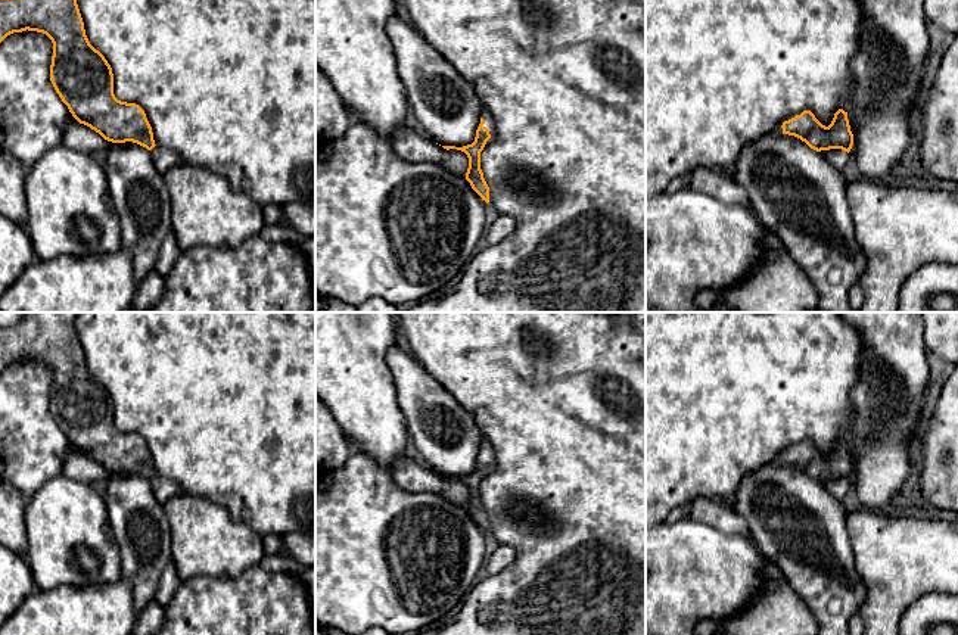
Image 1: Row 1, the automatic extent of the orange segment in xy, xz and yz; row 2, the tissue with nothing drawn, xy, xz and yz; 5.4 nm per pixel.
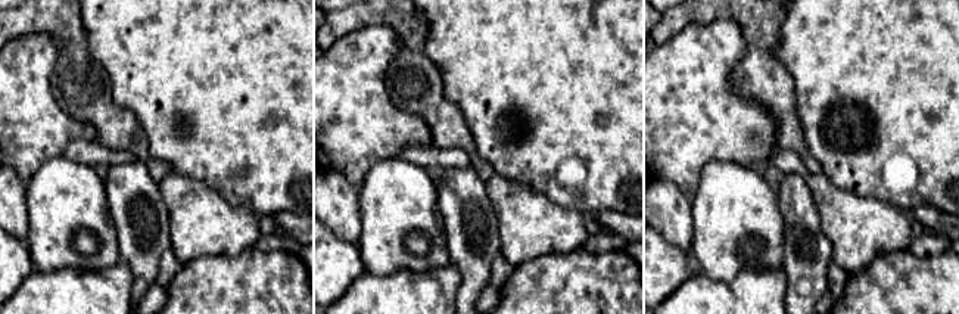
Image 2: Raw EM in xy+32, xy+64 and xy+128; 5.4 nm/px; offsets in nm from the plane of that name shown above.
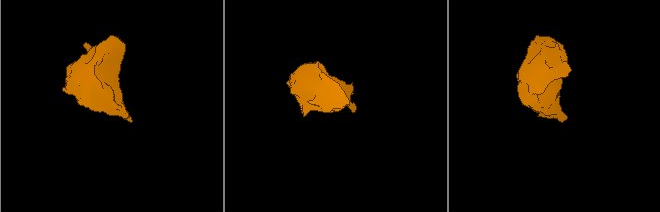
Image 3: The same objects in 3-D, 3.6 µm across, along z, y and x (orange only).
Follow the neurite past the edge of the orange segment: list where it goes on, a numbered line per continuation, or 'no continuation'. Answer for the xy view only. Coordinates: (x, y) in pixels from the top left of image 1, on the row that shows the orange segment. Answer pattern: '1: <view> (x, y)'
1: xy (164, 159)

